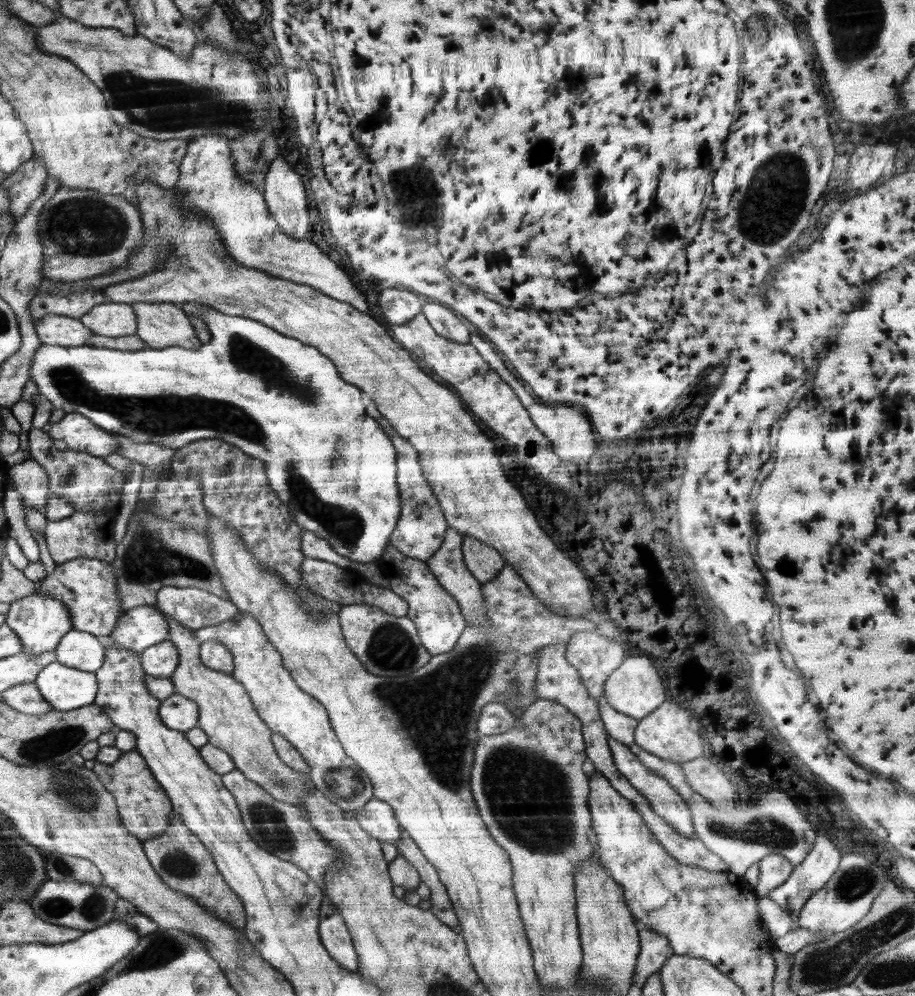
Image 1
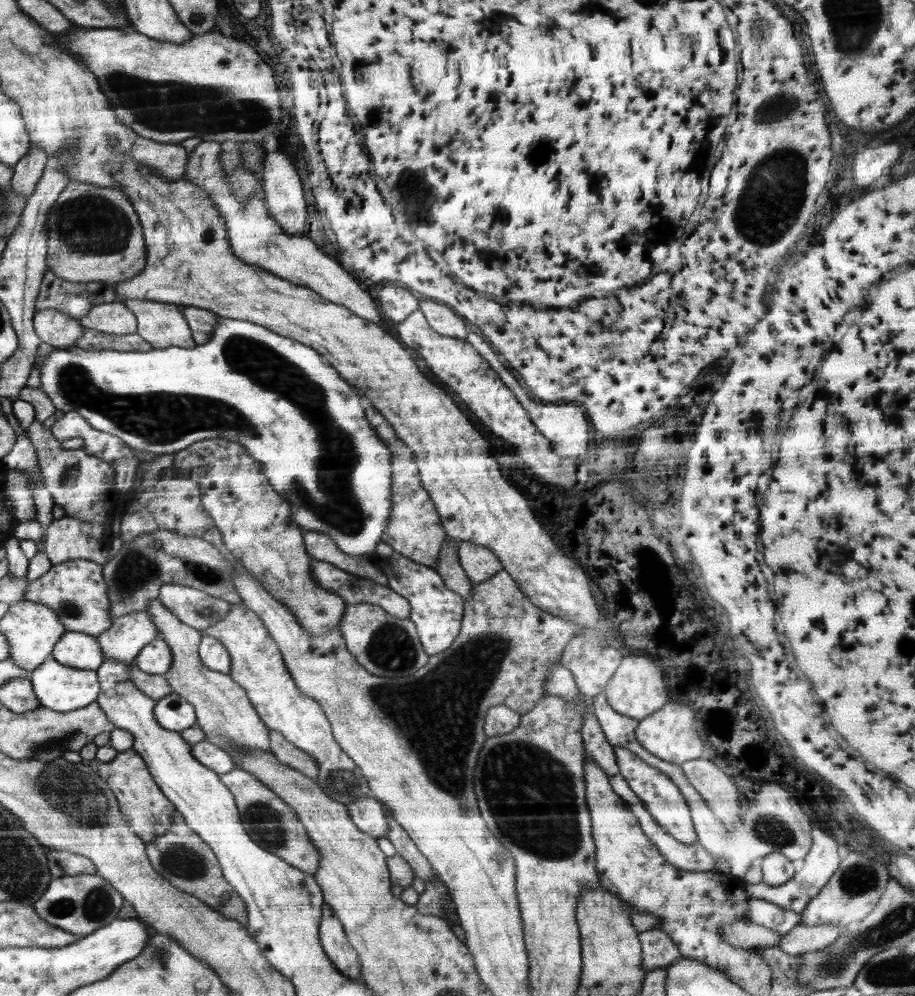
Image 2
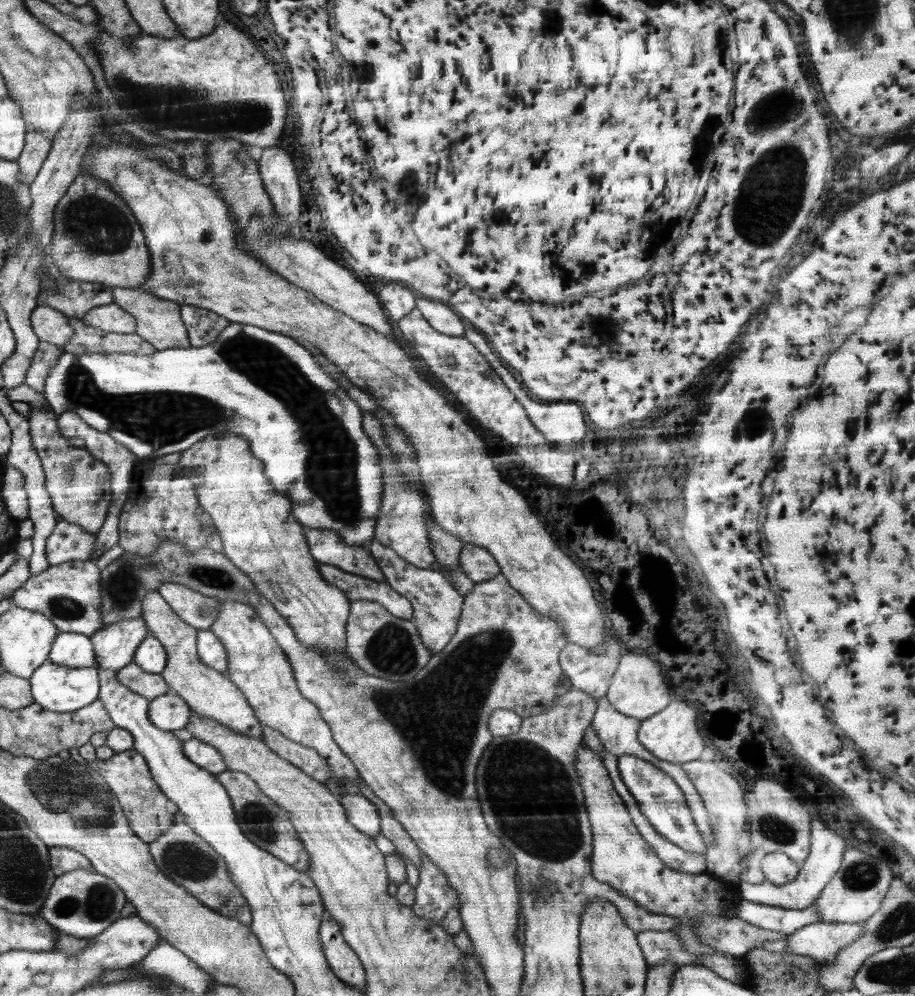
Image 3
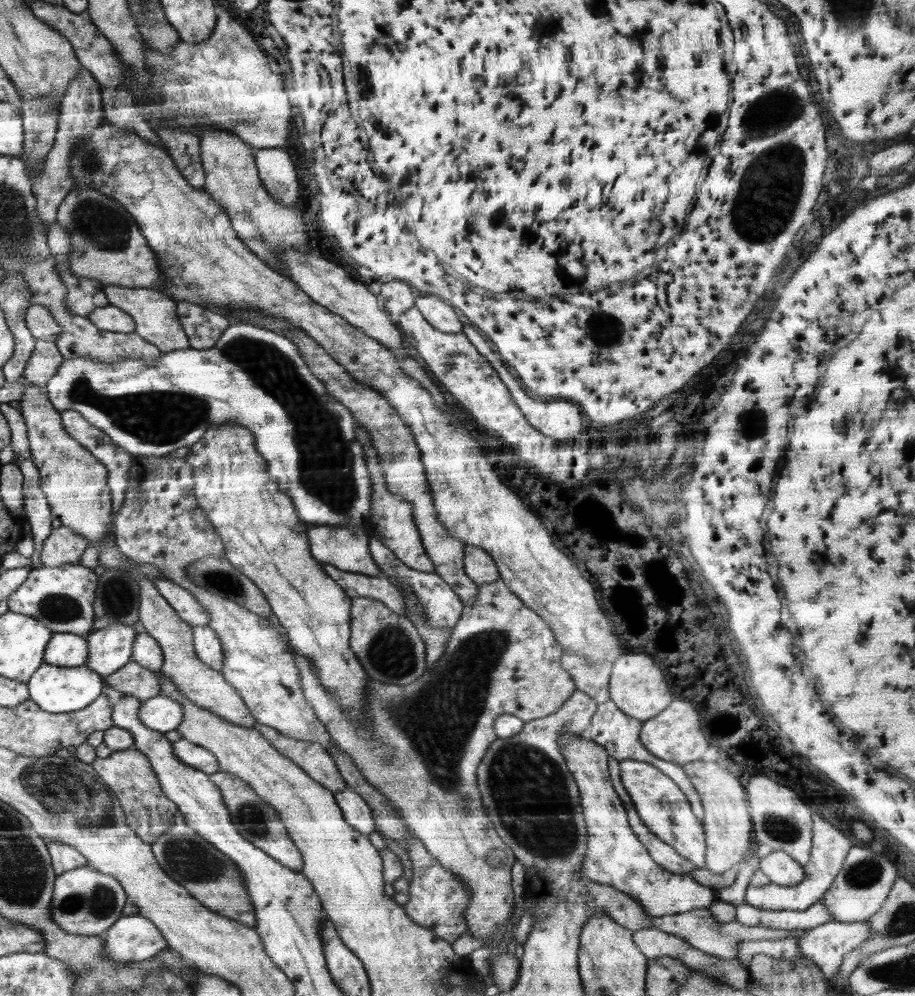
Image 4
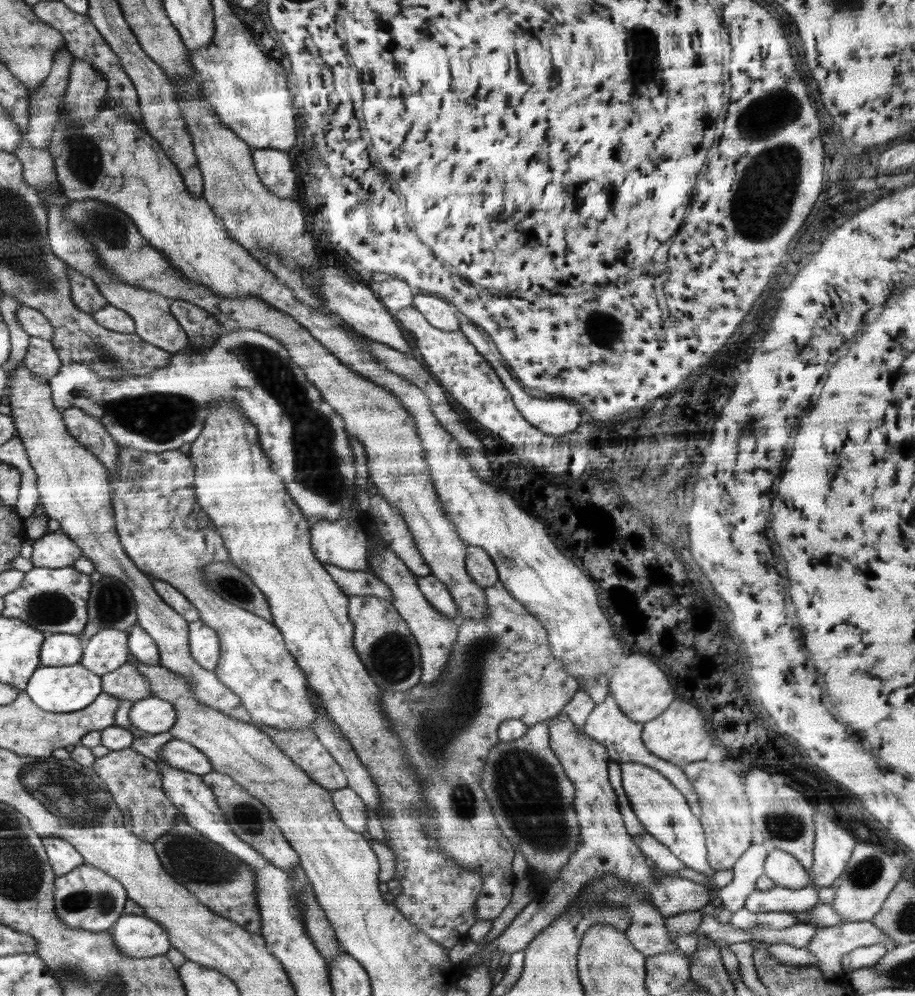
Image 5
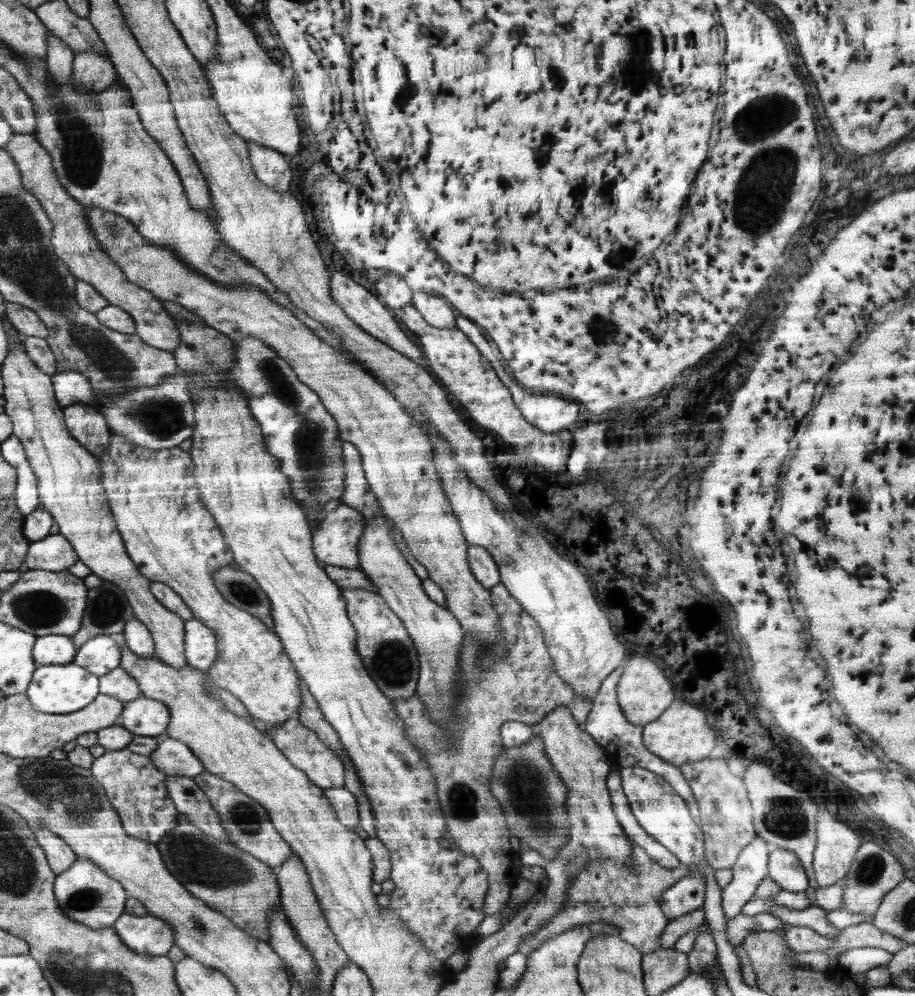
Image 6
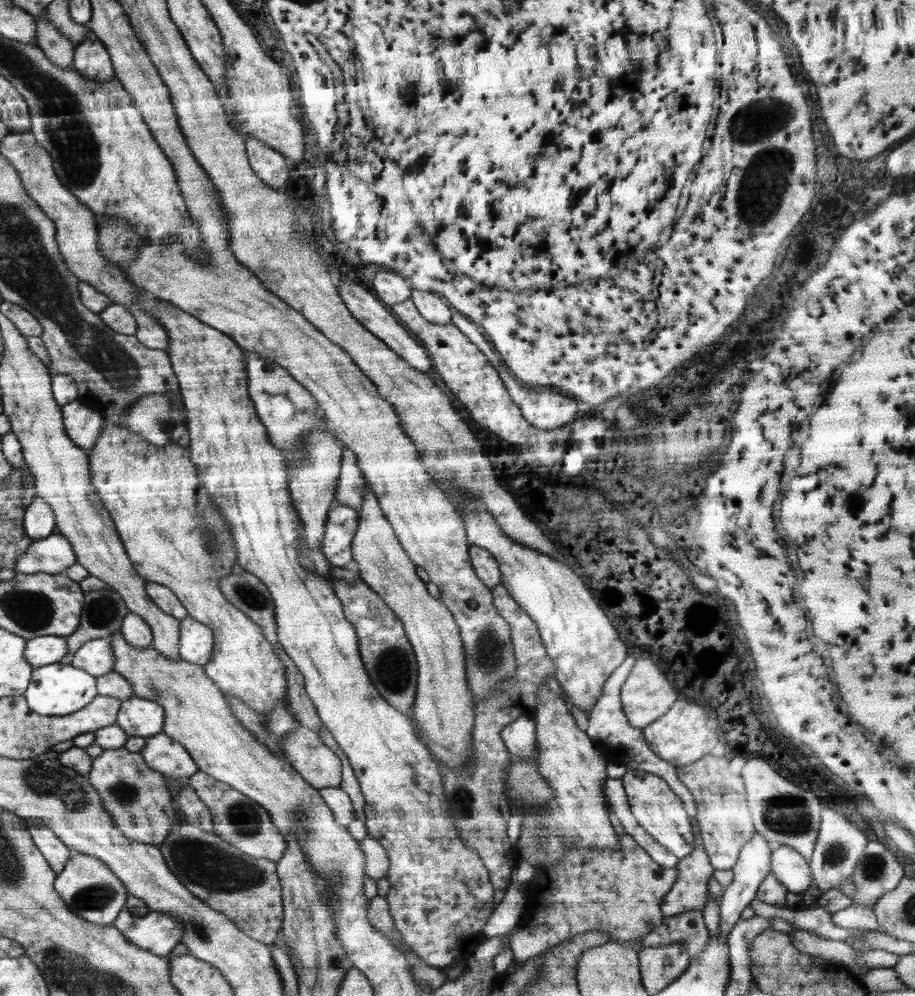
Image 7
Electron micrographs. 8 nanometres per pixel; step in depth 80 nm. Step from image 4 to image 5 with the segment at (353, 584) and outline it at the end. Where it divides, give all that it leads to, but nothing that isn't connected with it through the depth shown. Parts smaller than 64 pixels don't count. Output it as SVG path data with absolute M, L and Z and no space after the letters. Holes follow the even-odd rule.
M323 563L326 572L334 579L334 582L348 596L368 595L385 598L391 602L391 592L387 584L374 576L370 570L348 570L341 569L328 563Z

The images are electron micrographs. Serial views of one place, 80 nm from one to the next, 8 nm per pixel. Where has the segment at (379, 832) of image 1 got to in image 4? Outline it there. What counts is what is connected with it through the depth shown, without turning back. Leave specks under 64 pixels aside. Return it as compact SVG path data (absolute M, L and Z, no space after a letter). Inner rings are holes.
M347 788L344 791L337 791L333 795L344 820L354 830L365 835L375 831L375 820L371 808L357 792Z

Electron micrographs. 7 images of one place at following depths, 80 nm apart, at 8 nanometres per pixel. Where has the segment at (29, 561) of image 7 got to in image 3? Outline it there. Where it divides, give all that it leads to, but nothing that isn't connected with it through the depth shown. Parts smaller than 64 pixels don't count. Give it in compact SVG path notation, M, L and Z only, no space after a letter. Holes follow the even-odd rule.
M63 521L55 524L53 531L45 544L47 561L52 565L64 565L68 561L88 561L93 558L92 549L95 549L96 533L84 530L82 526Z

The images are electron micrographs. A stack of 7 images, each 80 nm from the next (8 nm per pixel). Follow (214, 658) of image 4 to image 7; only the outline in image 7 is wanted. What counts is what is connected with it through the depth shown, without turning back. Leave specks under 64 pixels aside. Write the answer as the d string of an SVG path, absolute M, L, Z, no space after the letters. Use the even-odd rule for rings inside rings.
M191 616L182 620L179 630L179 658L204 666L214 656L215 635L211 627Z

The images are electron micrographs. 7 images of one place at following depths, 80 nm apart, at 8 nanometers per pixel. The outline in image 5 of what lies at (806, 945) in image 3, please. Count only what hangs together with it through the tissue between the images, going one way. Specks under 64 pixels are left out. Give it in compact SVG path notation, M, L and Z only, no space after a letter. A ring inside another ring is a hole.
M845 921L836 926L817 927L807 949L817 958L818 968L825 977L843 976L841 960L845 954L861 946L885 944L892 950L895 944L871 921Z

